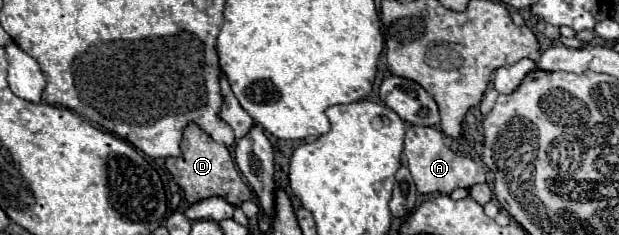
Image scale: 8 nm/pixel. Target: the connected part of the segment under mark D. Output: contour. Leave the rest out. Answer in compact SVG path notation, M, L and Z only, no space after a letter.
M190 123L184 129L180 149L182 149L180 157L168 157L166 159L166 169L172 173L174 181L180 185L180 189L184 193L184 199L190 205L194 205L194 203L198 203L206 197L222 197L230 205L240 207L244 201L254 199L250 187L242 179L242 175L240 175L240 171L238 171L238 167L236 167L226 145L214 141L210 135L202 133L196 125Z

